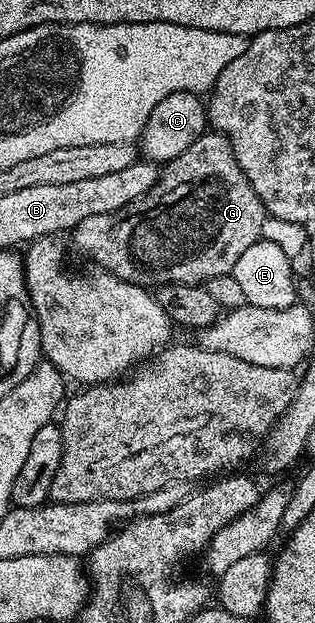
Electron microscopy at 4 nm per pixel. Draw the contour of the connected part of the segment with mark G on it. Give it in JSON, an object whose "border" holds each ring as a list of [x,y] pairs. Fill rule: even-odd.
{"border":[[[208,132],[189,144],[181,156],[166,163],[153,188],[149,188],[145,196],[133,200],[117,212],[105,212],[89,216],[89,220],[81,220],[81,224],[74,228],[73,237],[80,252],[92,258],[96,267],[126,282],[136,282],[148,288],[169,284],[197,286],[206,284],[214,277],[230,274],[249,244],[263,238],[263,225],[268,217],[263,201],[237,162],[233,144],[224,134]]]}

